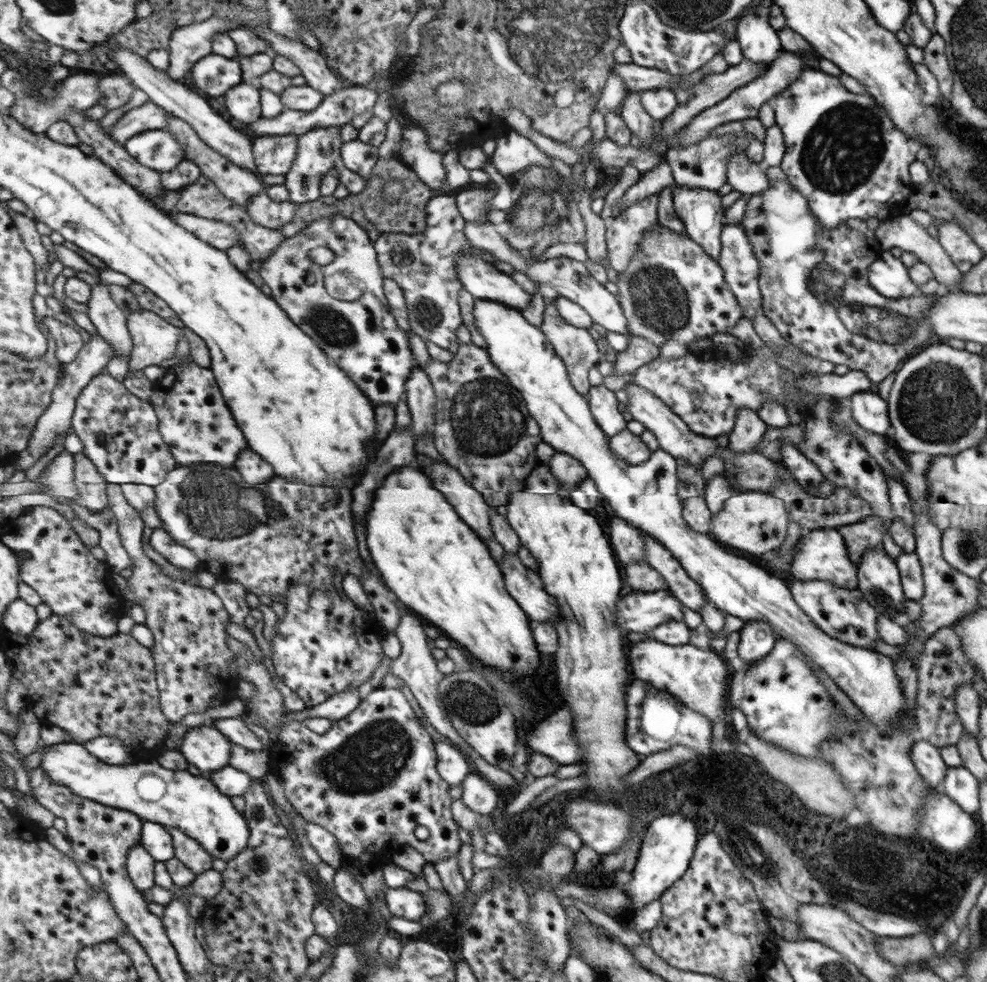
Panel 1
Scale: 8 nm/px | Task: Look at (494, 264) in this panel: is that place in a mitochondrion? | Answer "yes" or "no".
no

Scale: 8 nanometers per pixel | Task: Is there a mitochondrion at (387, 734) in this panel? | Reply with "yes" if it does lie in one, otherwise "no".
yes

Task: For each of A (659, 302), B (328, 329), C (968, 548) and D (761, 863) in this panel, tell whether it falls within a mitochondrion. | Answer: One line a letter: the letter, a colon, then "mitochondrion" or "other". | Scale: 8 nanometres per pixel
A: mitochondrion
B: mitochondrion
C: mitochondrion
D: mitochondrion

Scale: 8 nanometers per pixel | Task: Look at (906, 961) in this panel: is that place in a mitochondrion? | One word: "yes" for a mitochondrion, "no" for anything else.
no

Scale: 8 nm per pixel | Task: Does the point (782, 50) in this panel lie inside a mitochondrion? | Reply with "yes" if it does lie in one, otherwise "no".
no

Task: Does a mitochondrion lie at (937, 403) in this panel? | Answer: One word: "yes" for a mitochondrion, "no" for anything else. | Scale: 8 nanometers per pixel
yes

